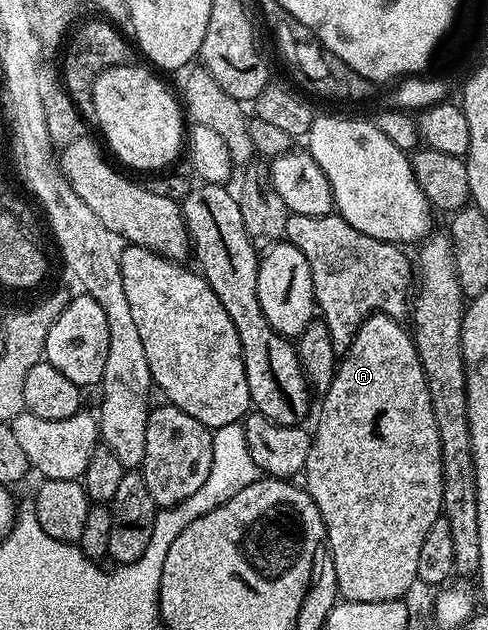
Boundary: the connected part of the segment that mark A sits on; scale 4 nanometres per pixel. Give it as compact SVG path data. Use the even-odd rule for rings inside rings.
M376 312L372 316L367 316L362 324L358 327L358 332L354 336L354 340L345 352L341 353L340 359L337 361L334 377L332 378L332 386L328 386L328 390L321 397L322 413L318 416L318 425L312 428L312 439L310 441L310 449L308 450L308 462L304 469L304 487L306 493L314 499L316 506L322 515L322 521L326 527L326 542L330 549L330 561L334 563L334 580L338 584L337 595L342 600L351 600L352 602L388 602L389 600L401 600L407 594L406 591L410 587L415 587L418 575L416 574L416 558L420 555L420 545L424 543L424 534L428 534L428 530L432 526L432 522L436 522L442 516L442 443L438 437L438 427L434 424L434 411L430 405L430 395L426 389L426 375L422 369L422 363L418 361L418 351L414 345L413 335L409 331L406 332L401 328L399 321L392 316L385 316L383 312Z

